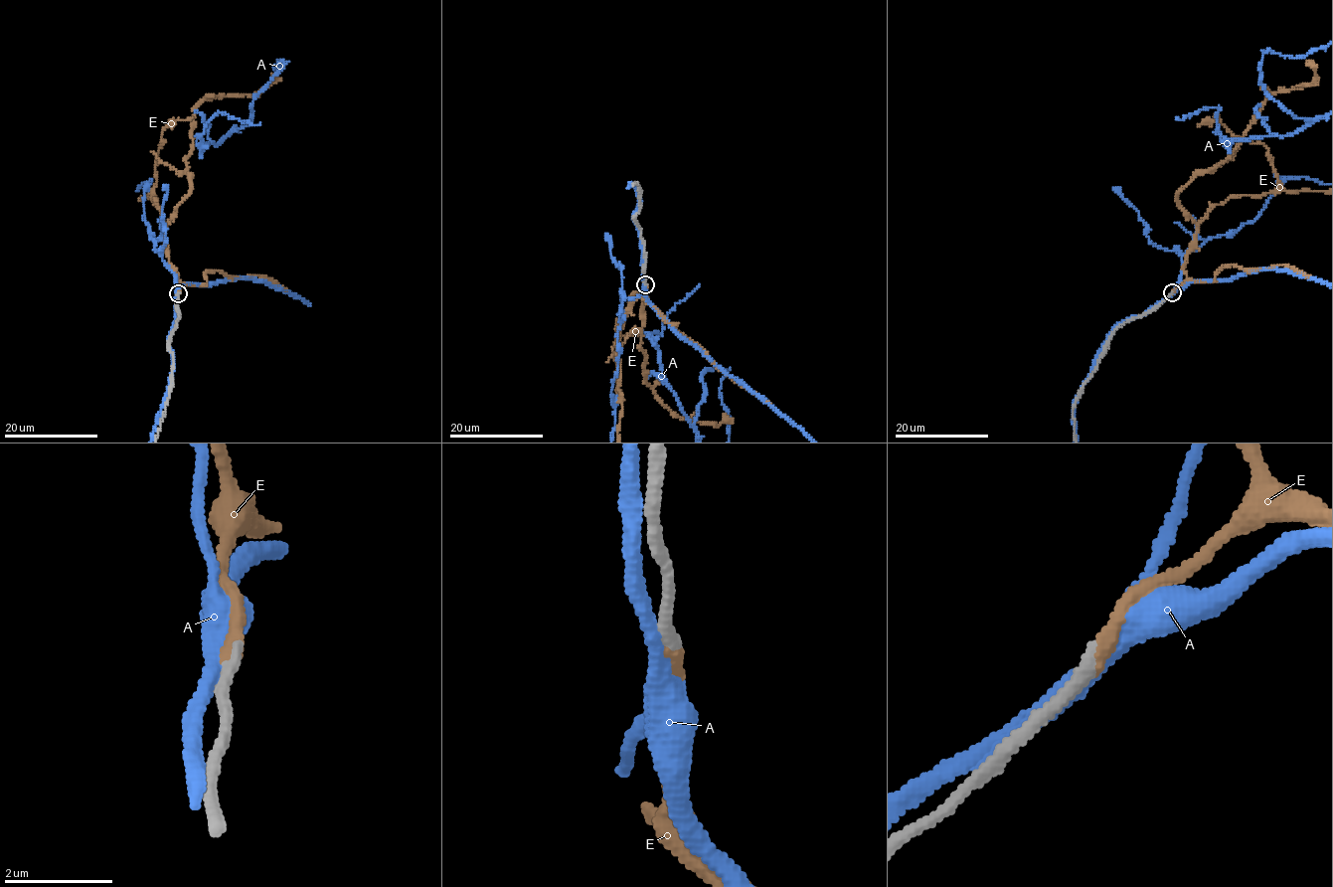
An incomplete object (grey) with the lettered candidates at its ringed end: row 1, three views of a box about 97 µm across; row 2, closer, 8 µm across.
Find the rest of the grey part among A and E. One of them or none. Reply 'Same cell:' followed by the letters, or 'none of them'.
Same cell: E

